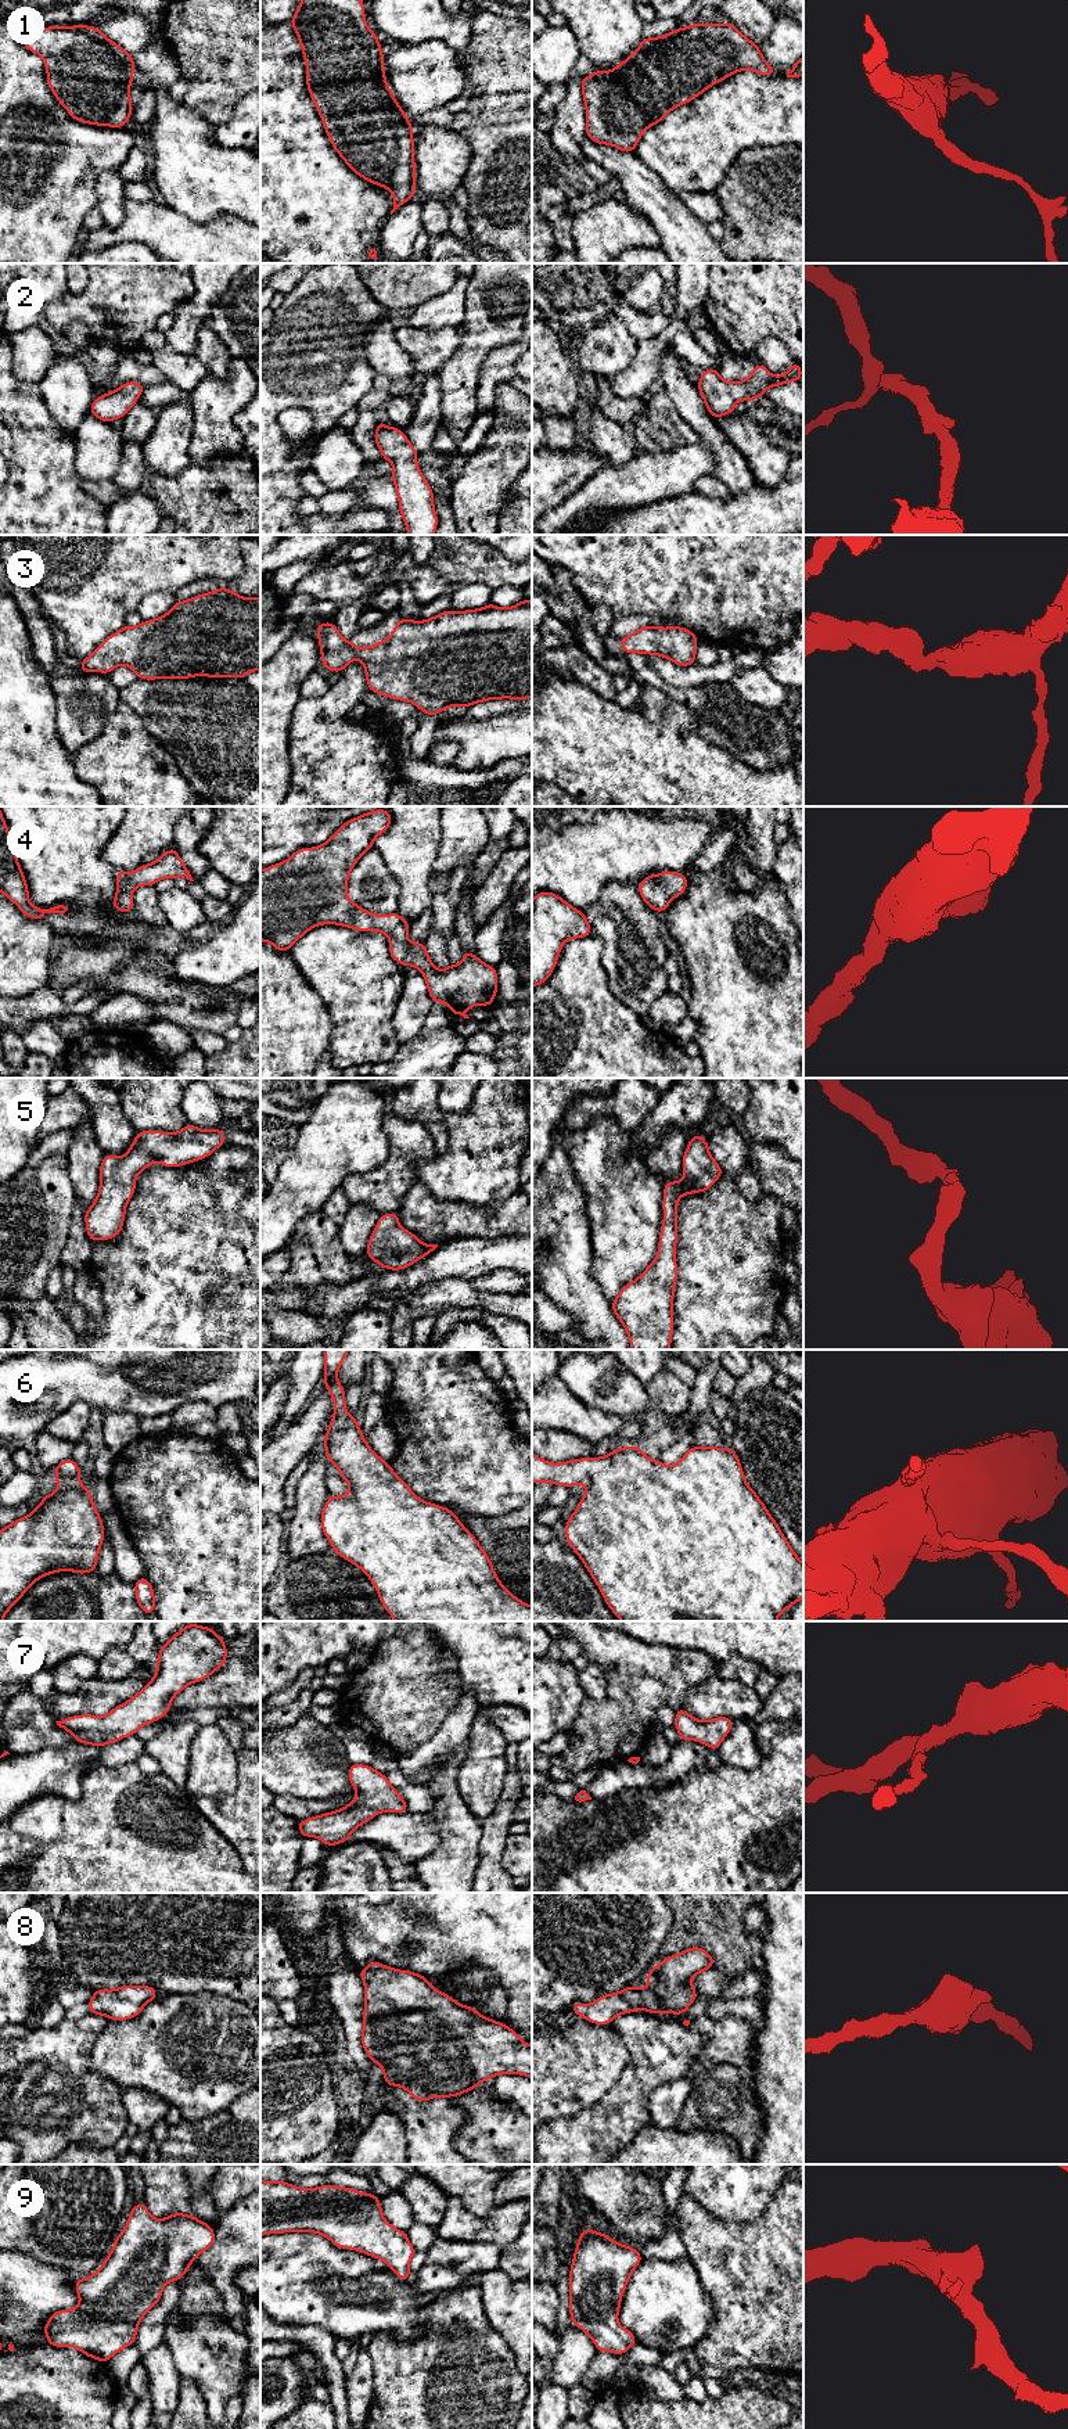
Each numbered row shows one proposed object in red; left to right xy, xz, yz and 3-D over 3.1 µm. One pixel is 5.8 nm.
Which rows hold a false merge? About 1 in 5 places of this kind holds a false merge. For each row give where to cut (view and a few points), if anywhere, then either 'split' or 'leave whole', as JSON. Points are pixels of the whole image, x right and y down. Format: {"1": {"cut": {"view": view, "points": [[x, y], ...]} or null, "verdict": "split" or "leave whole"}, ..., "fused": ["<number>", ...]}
{"1": {"cut": null, "verdict": "leave whole"}, "2": {"cut": null, "verdict": "leave whole"}, "3": {"cut": null, "verdict": "leave whole"}, "4": {"cut": null, "verdict": "leave whole"}, "5": {"cut": null, "verdict": "leave whole"}, "6": {"cut": null, "verdict": "leave whole"}, "7": {"cut": null, "verdict": "leave whole"}, "8": {"cut": null, "verdict": "leave whole"}, "9": {"cut": null, "verdict": "leave whole"}, "fused": []}

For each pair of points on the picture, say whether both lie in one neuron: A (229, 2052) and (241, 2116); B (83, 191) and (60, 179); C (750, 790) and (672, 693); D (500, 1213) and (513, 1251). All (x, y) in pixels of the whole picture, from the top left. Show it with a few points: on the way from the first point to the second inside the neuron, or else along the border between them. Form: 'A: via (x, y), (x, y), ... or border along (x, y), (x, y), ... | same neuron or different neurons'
A: border along (245, 2092), (225, 2109), (209, 2115) | different neurons
B: via (78, 191), (72, 191), (65, 184) | same neuron
C: border along (691, 723), (701, 736), (743, 762) | different neurons
D: border along (474, 1235), (484, 1238), (517, 1236) | different neurons

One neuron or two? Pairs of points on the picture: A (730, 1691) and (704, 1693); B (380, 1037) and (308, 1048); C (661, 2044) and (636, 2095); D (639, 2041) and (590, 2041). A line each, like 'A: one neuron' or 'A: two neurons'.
A: one neuron
B: two neurons
C: one neuron
D: two neurons

